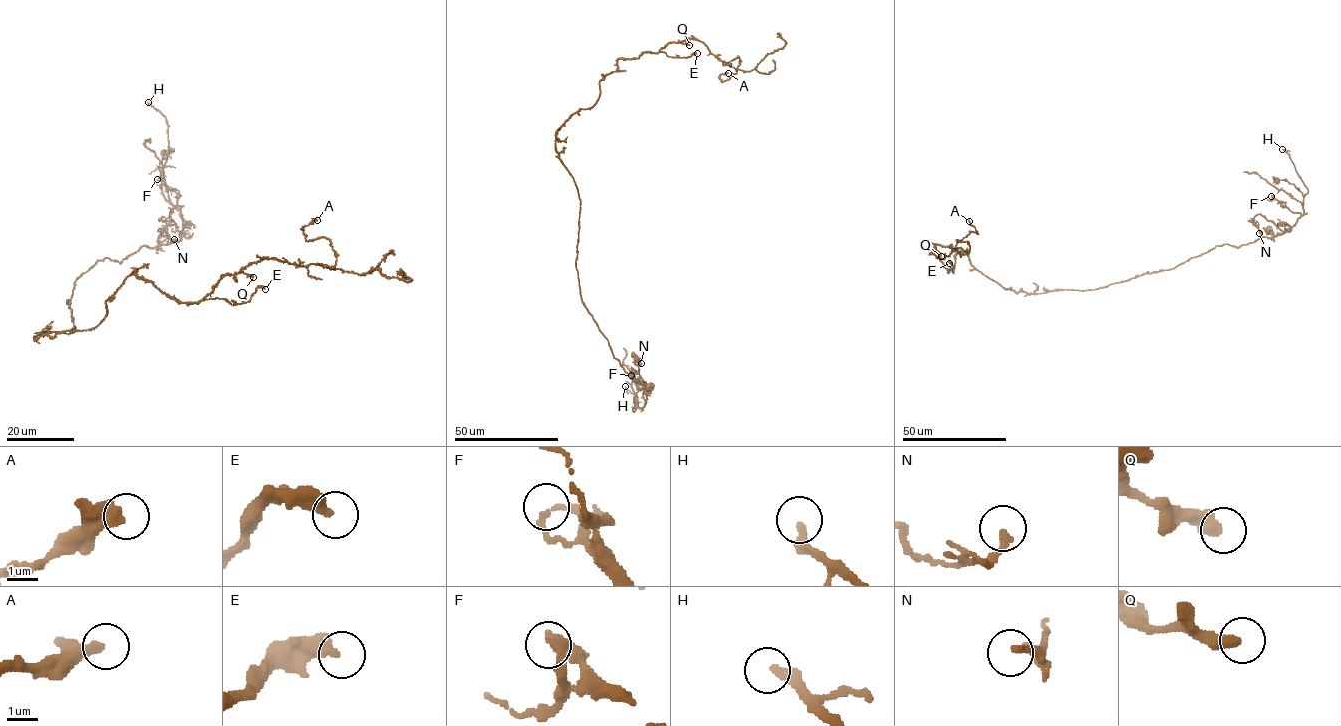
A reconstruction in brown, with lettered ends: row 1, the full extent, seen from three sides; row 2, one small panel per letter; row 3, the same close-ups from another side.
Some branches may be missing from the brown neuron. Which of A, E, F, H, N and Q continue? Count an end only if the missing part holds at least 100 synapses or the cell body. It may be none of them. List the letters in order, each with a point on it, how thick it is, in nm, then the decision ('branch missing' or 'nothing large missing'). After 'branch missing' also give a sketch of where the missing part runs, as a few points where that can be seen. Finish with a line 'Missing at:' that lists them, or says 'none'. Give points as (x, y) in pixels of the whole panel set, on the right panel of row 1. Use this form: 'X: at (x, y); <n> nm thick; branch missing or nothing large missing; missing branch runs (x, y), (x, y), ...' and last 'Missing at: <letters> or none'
A: at (969, 221); 440 nm thick; nothing large missing
E: at (949, 263); 380 nm thick; nothing large missing
F: at (1271, 196); 140 nm thick; nothing large missing
H: at (1282, 149); 280 nm thick; branch missing; missing branch runs (1282, 149), (1272, 133)
N: at (1259, 233); 220 nm thick; nothing large missing
Q: at (941, 256); 400 nm thick; nothing large missing
Missing at: H

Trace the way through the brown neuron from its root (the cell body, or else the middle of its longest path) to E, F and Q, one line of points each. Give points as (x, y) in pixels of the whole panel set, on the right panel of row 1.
E: (1061, 289), (1006, 289), (964, 252), (955, 255), (948, 269), (954, 272), (949, 263)
F: (1061, 289), (1106, 287), (1172, 269), (1217, 246), (1240, 247), (1280, 235), (1300, 214), (1271, 196)
Q: (1061, 289), (1015, 292), (982, 274), (964, 252), (955, 255), (955, 267), (948, 271), (941, 256)

